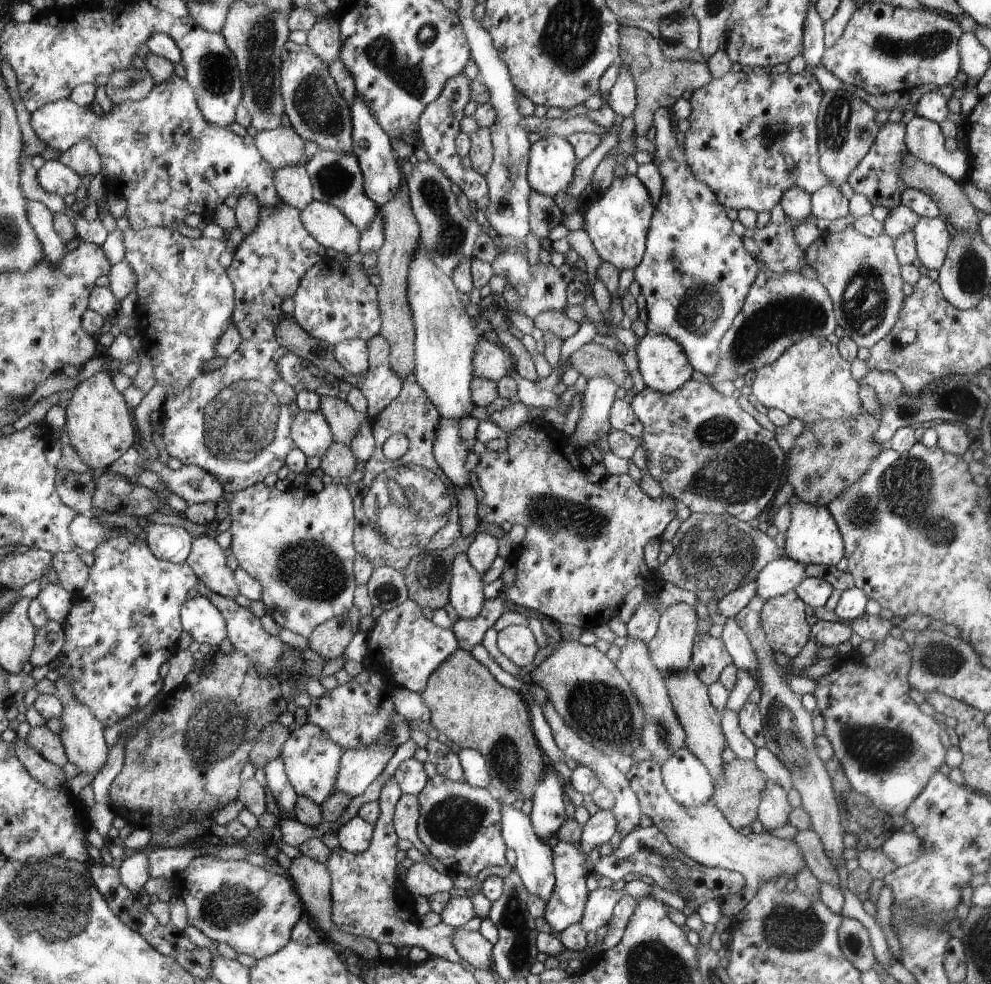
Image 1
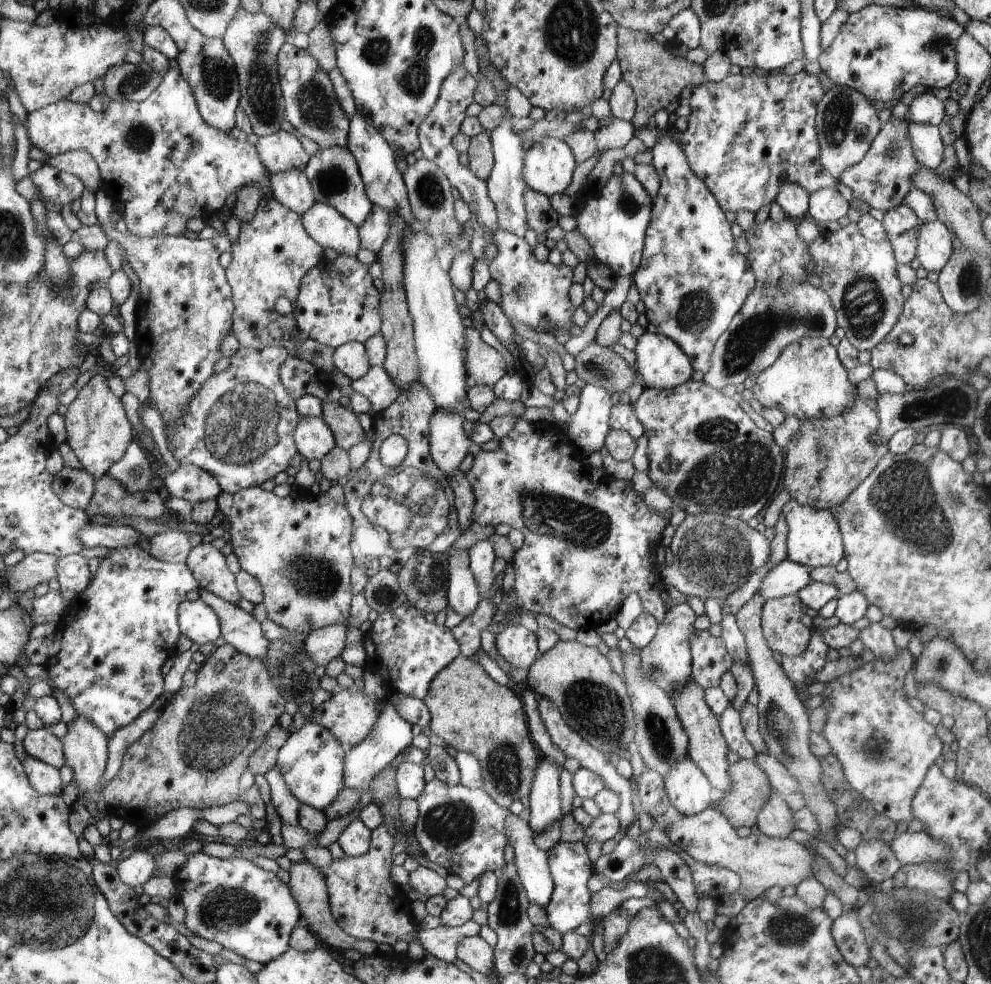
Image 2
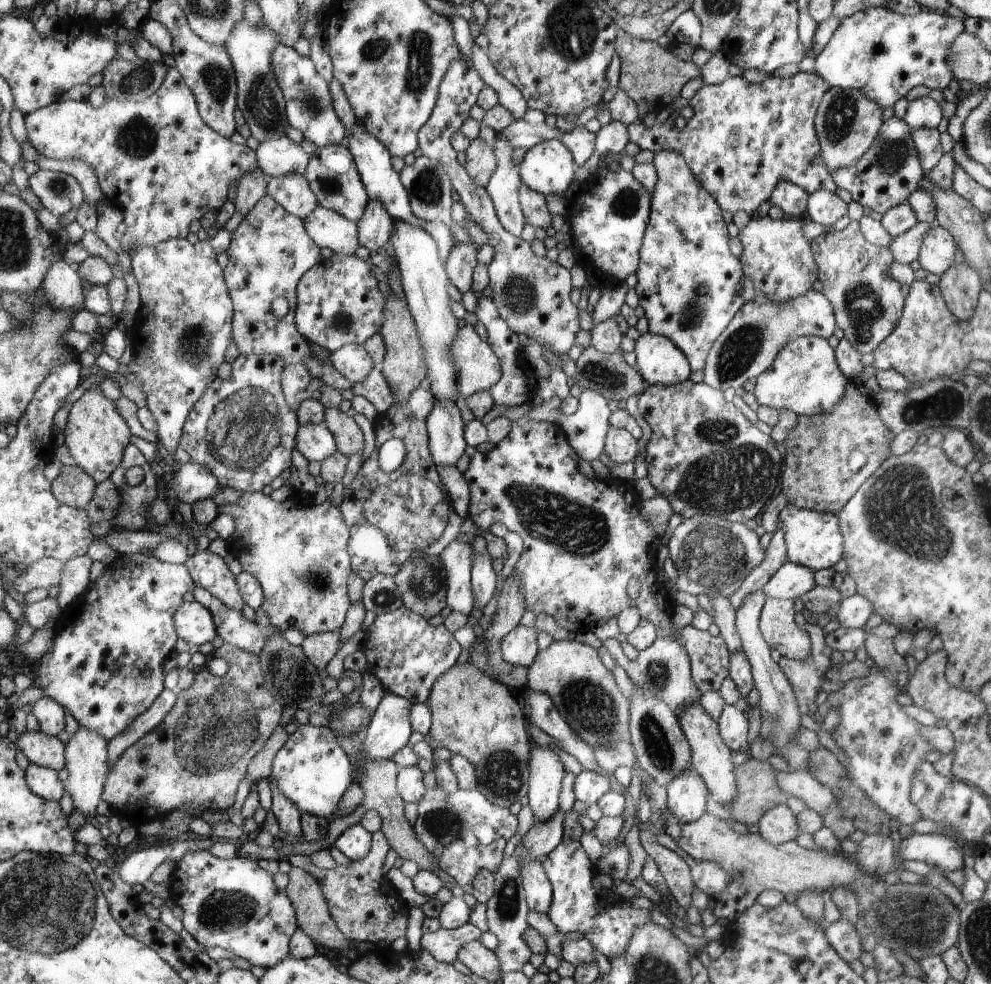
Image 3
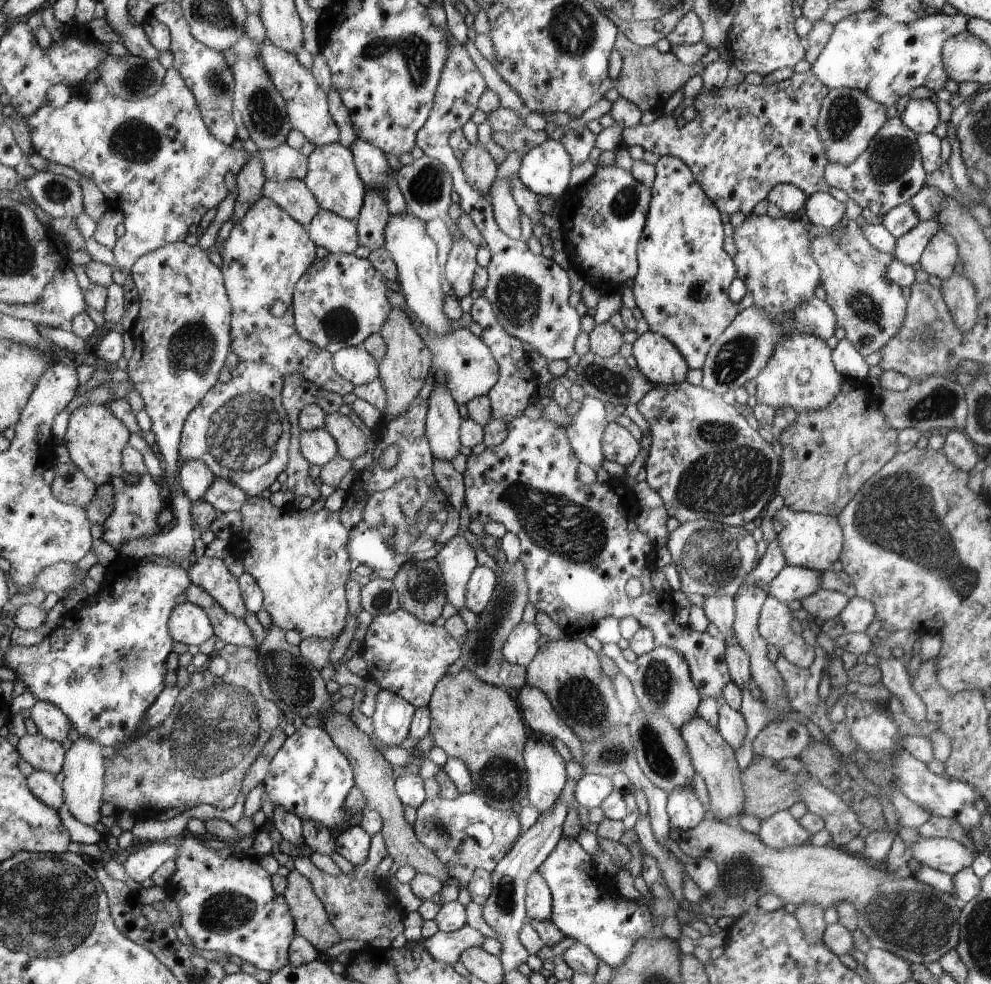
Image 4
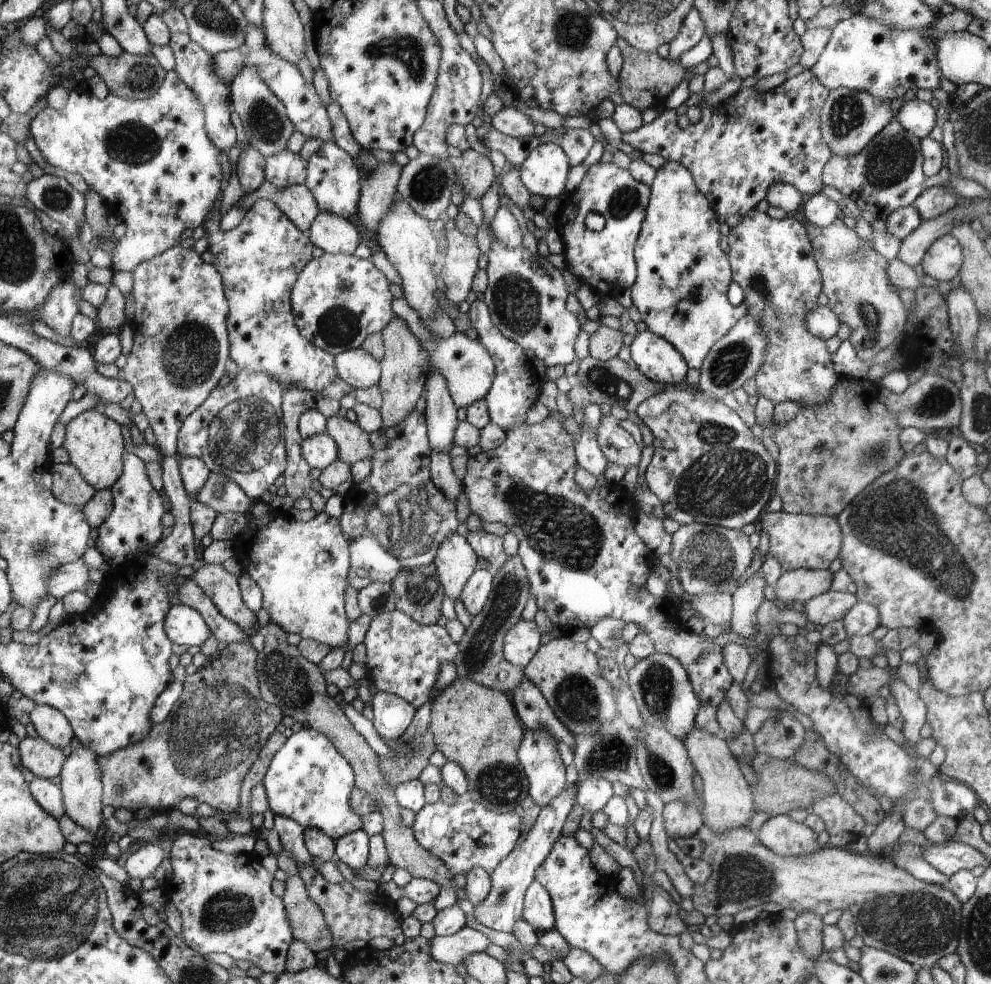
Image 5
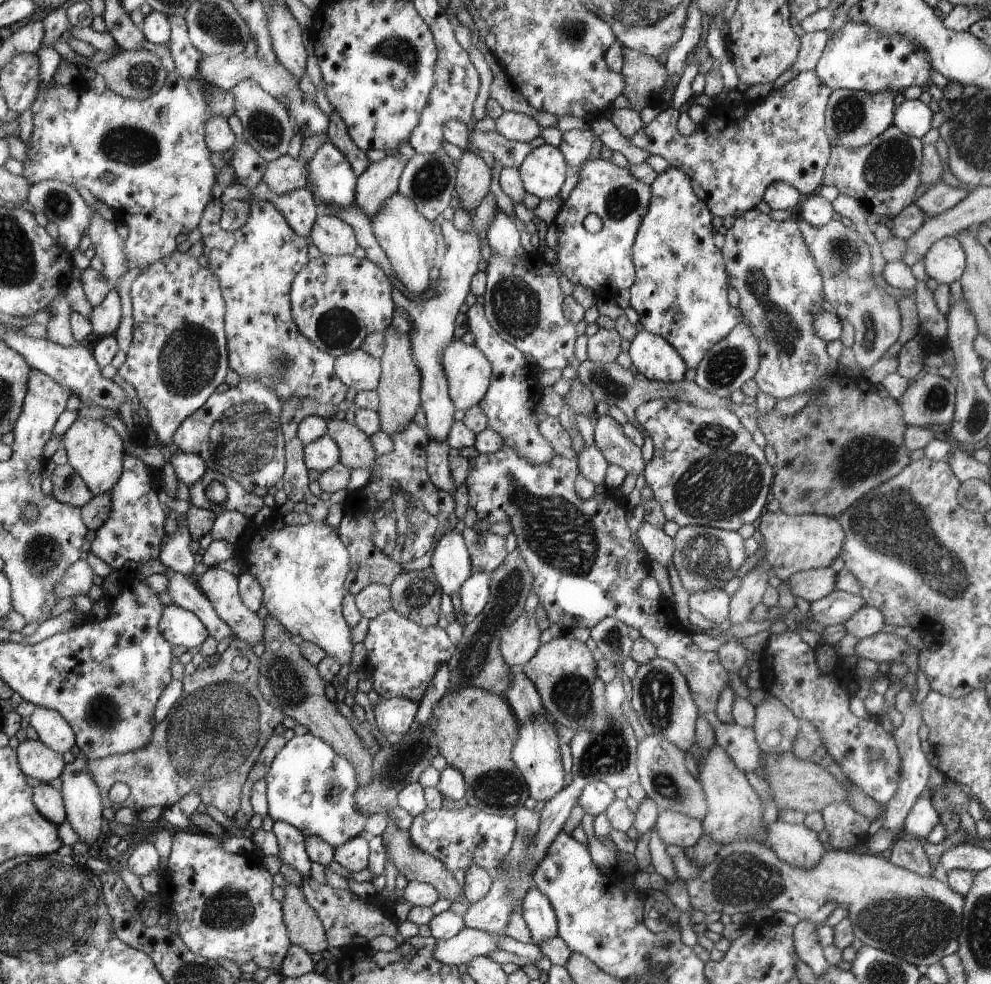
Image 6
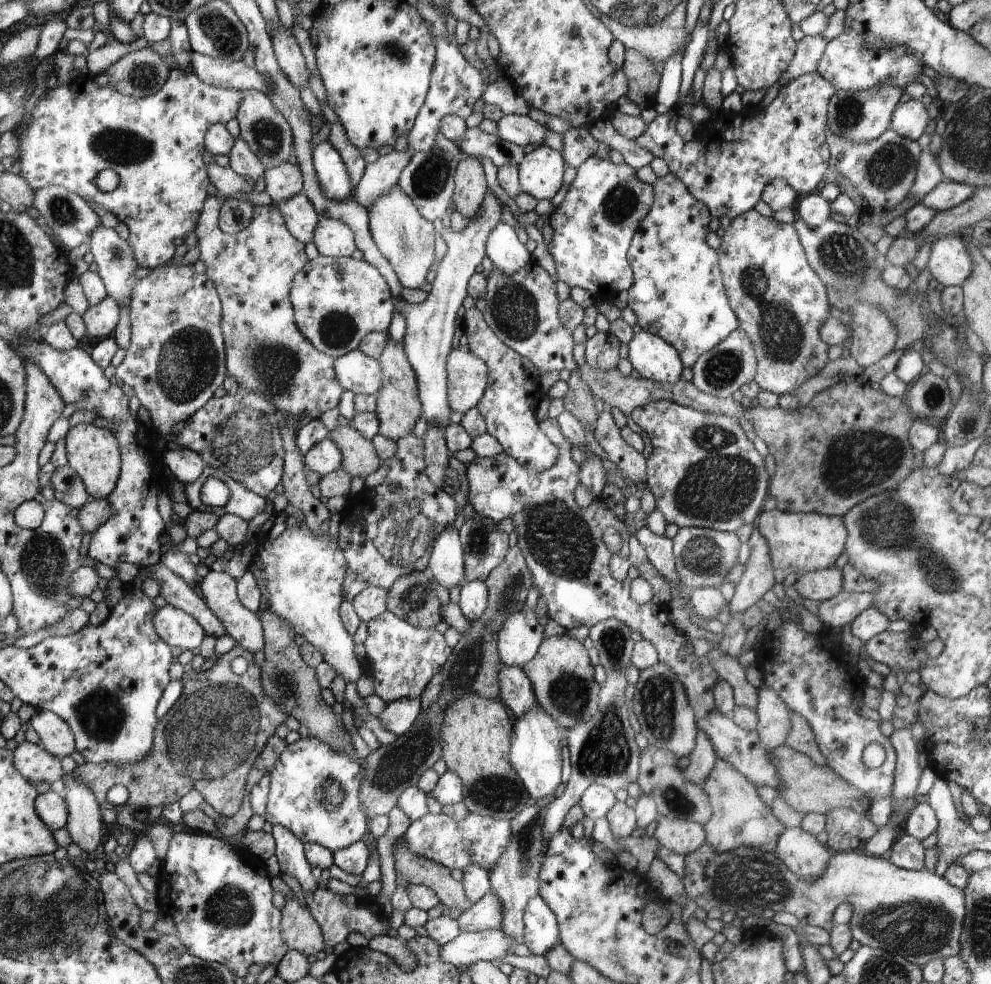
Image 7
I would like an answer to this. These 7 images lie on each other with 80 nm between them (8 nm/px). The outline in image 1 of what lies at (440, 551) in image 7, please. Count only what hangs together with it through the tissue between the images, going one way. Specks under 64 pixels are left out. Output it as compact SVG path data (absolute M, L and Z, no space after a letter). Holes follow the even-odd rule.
M460 553L455 558L452 568L450 586L450 602L460 619L476 618L482 610L484 582L480 573L471 565L466 553Z

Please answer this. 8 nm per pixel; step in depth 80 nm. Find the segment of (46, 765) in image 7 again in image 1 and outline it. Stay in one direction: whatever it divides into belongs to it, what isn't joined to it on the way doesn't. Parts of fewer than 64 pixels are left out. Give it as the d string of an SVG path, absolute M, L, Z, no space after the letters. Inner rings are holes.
M46 724L41 727L32 727L24 740L26 744L34 747L42 758L60 768L69 761L66 760L67 754L64 754L65 748L62 748L63 742L60 742L60 738L46 728Z

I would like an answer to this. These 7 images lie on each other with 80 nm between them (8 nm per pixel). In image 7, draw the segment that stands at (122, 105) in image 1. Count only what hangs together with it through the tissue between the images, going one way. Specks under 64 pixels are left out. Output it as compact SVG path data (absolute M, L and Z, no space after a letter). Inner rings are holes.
M172 69L170 77L167 79L166 85L159 91L159 93L151 95L150 97L144 98L134 98L134 96L127 96L120 94L112 86L98 86L92 76L79 77L84 80L84 84L80 84L78 88L74 85L72 88L72 83L68 85L61 85L56 89L47 89L44 95L38 102L38 106L32 110L30 117L25 118L26 124L24 127L19 126L17 133L17 138L20 140L20 170L19 176L24 178L34 190L44 189L44 186L62 186L78 196L82 196L84 200L88 202L94 202L98 204L99 207L104 208L108 212L111 212L119 222L125 224L130 231L130 237L127 242L132 248L132 256L136 260L136 264L140 268L156 268L156 266L163 266L167 264L174 256L174 238L180 238L184 240L188 232L193 232L196 226L199 224L200 210L203 210L204 200L206 200L206 188L210 184L211 178L208 178L206 174L206 164L202 160L202 154L204 154L204 134L208 132L208 128L212 124L224 124L226 125L232 118L236 117L239 111L239 107L242 105L243 94L240 94L240 90L226 89L223 87L207 85L199 76L193 74L190 70L180 70ZM110 168L114 170L118 176L120 176L120 186L114 190L114 192L102 192L98 190L98 186L95 184L95 179L102 170Z

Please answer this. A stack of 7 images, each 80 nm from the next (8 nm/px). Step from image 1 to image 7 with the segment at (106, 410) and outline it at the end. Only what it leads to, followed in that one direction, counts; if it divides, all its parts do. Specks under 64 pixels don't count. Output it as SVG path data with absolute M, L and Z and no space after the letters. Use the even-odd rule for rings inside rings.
M90 422L70 427L63 439L67 451L68 465L80 476L91 499L107 498L114 490L122 466L122 448L118 448L118 438L104 428L94 428Z

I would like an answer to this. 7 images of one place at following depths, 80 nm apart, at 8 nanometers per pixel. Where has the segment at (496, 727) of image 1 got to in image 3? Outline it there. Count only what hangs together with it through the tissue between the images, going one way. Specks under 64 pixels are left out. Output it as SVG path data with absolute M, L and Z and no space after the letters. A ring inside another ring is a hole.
M472 663L454 665L448 669L432 689L426 702L431 710L430 736L438 740L440 746L447 748L453 755L467 758L476 769L477 788L496 806L508 809L516 801L525 801L530 781L530 736L526 730L526 718L522 706L510 694L506 685L500 684Z

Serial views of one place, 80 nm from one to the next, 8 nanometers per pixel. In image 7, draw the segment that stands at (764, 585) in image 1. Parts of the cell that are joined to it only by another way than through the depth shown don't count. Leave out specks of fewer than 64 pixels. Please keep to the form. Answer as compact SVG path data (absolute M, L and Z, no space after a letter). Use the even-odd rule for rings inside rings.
M833 565L831 568L804 573L794 588L804 599L820 603L843 592L842 582L842 570Z

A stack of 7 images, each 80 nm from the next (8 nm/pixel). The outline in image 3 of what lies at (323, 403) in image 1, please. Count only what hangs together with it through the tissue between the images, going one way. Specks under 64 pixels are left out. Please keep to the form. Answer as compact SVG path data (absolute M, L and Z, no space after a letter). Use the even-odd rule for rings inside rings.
M336 407L326 409L323 420L338 444L337 452L347 457L360 453L364 448L364 435L352 417L353 413L342 412Z

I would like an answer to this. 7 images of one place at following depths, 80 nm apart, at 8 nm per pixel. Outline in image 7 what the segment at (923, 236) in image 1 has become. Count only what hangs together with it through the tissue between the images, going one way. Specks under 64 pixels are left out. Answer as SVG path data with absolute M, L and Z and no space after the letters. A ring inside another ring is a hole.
M960 234L940 237L932 241L926 268L944 287L961 286L974 270L965 242L966 239Z

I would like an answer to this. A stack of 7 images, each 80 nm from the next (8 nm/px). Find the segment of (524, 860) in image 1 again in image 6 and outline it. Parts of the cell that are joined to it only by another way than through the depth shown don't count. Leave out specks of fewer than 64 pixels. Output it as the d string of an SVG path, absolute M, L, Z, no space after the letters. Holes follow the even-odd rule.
M534 884L523 898L521 911L531 934L530 943L540 947L558 936L558 916L555 909L547 895Z

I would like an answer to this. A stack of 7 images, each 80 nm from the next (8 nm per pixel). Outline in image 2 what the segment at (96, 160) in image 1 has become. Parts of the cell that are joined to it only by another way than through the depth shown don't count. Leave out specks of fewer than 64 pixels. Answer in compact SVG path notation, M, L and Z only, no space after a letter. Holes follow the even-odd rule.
M85 150L68 151L48 157L46 163L59 171L77 176L83 182L83 185L94 194L103 187L99 166L96 164L95 158L92 158L90 153Z

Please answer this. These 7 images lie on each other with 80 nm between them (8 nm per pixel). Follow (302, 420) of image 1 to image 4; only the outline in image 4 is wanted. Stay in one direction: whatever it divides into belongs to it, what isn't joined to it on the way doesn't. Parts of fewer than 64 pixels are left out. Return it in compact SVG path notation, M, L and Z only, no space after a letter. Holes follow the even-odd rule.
M325 428L301 431L299 443L300 452L311 465L328 465L338 454L338 443Z

